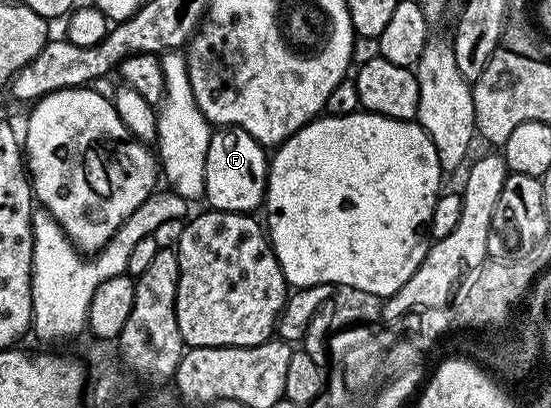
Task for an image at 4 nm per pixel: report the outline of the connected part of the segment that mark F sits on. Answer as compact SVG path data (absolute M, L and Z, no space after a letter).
M240 127L213 130L206 152L203 198L208 199L207 206L214 211L255 212L268 189L269 162L265 147Z

